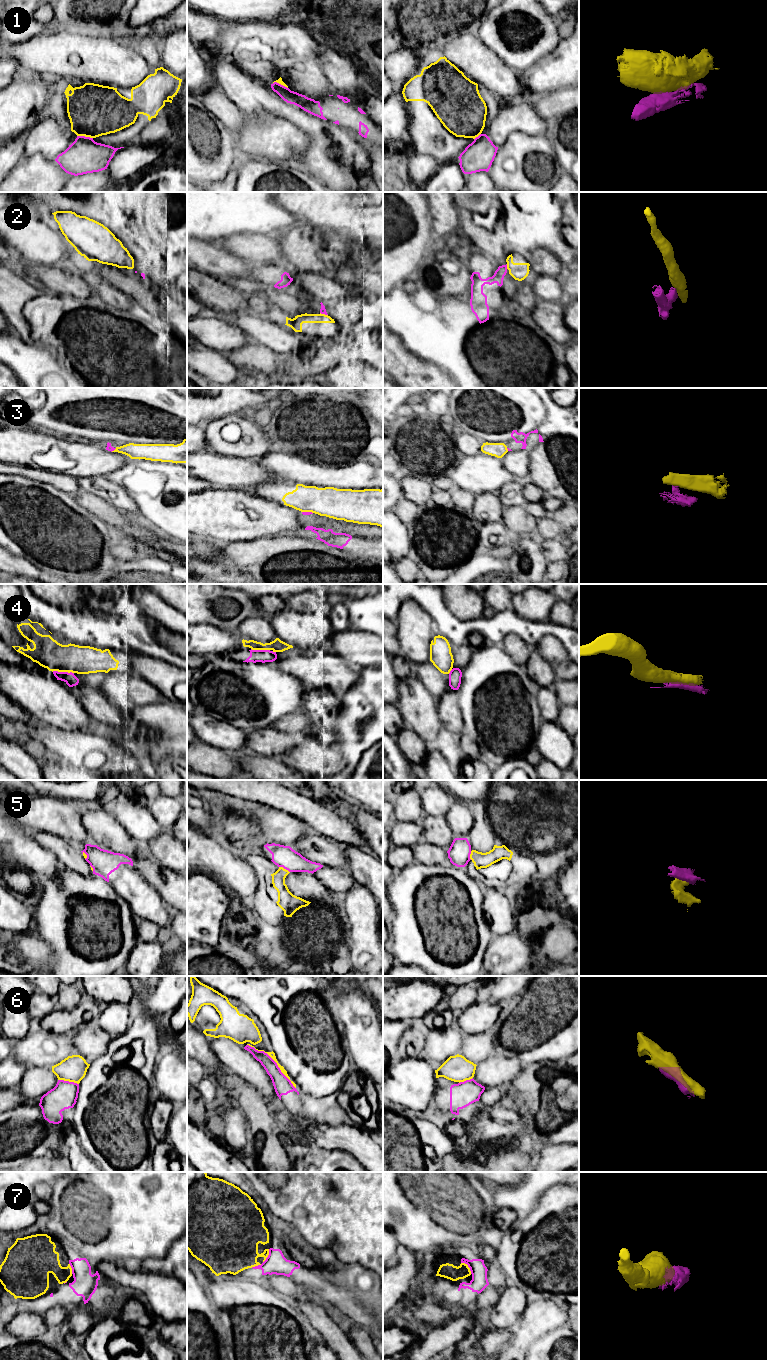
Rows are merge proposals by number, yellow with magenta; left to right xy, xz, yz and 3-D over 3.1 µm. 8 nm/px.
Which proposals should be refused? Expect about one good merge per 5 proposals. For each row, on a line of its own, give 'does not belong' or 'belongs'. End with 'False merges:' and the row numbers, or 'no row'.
1: does not belong
2: does not belong
3: does not belong
4: does not belong
5: does not belong
6: does not belong
7: belongs
False merges: 1, 2, 3, 4, 5, 6

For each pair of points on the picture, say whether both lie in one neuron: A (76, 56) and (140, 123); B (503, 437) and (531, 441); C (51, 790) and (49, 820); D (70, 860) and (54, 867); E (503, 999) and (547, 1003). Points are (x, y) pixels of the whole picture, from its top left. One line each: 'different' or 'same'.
A: different
B: same
C: different
D: different
E: different

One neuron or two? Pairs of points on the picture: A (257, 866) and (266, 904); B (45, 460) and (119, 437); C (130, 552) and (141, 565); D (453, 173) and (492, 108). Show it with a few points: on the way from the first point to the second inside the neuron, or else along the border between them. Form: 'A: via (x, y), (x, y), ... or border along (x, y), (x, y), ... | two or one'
A: via (262, 875), (262, 895) | one
B: border along (79, 439), (95, 443), (105, 449) | two
C: border along (137, 557), (124, 560) | two
D: border along (454, 161), (440, 165) | two

